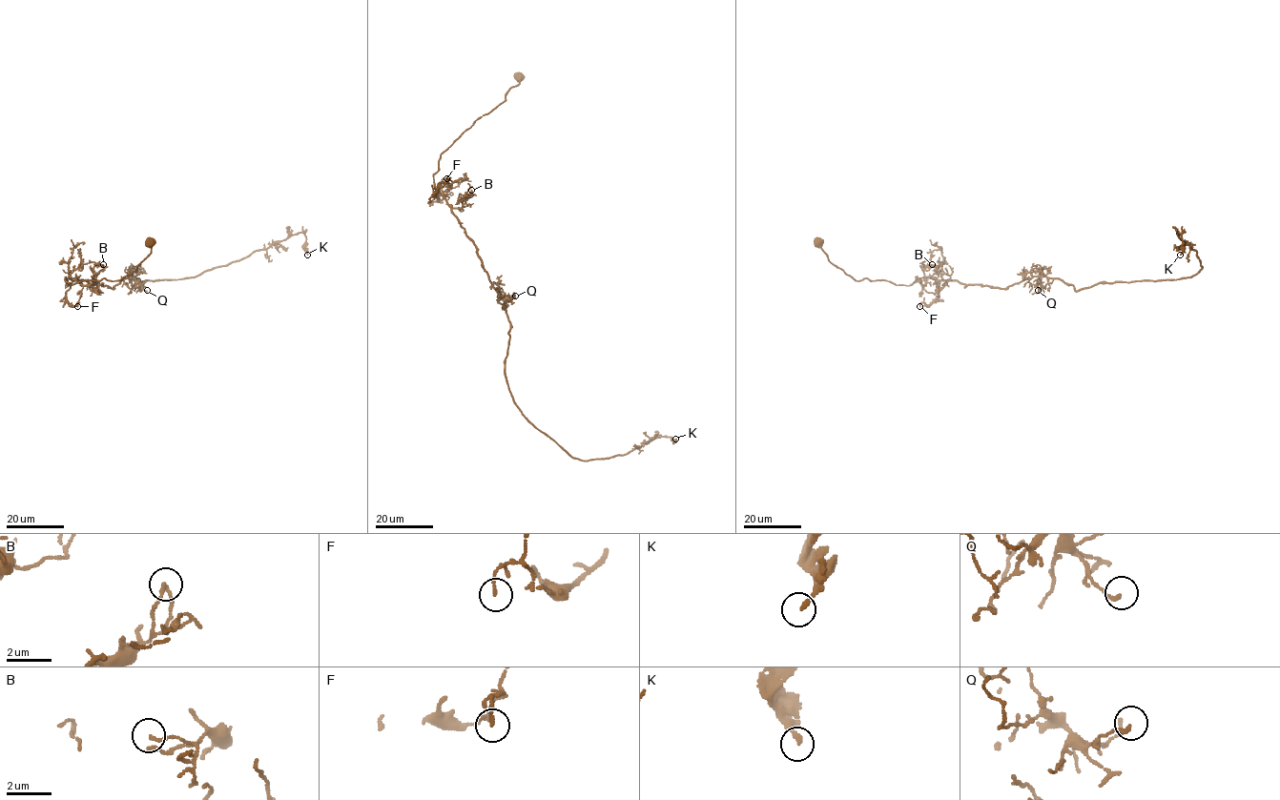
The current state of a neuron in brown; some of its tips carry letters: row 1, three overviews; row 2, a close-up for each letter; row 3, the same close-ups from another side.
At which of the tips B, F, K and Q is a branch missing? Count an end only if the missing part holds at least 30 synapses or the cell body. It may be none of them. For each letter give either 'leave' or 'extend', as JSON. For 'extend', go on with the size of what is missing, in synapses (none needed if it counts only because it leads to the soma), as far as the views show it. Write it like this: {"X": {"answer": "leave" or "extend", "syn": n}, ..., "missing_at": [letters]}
{"B": {"answer": "leave"}, "F": {"answer": "leave"}, "K": {"answer": "leave"}, "Q": {"answer": "leave"}, "missing_at": []}

